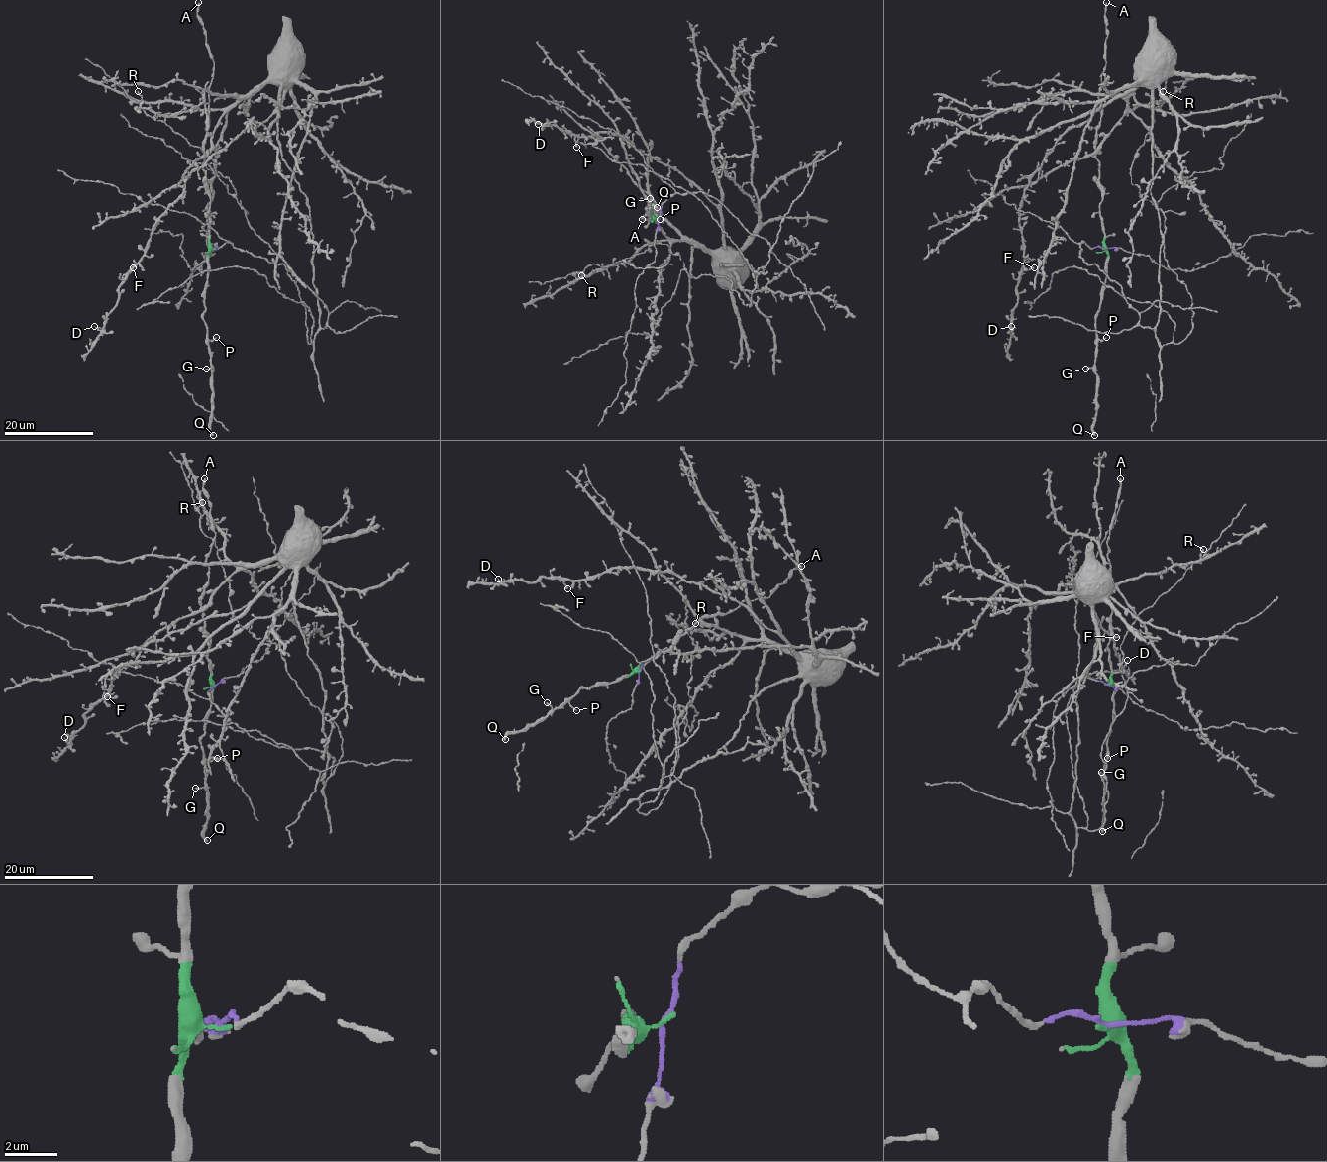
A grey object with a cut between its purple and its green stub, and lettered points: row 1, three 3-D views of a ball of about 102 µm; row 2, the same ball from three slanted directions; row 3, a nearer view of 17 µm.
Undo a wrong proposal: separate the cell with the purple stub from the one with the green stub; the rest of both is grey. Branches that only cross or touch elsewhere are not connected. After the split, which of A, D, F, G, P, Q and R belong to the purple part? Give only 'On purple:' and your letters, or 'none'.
On purple: D, F, R

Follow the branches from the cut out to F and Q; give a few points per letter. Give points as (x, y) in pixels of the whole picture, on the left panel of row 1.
F: (214, 248), (282, 264), (326, 327), (310, 209), (277, 139), (282, 85), (277, 109), (185, 181), (133, 266)
Q: (214, 248), (209, 252), (203, 317), (211, 358), (213, 435)

